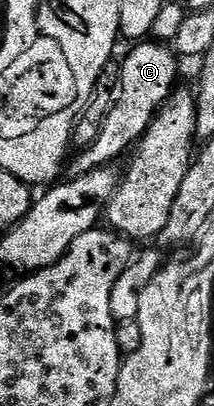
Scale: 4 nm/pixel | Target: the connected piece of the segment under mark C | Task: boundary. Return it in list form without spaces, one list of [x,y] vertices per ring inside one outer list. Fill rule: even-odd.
[[[143,40],[131,50],[134,51],[126,59],[121,59],[116,97],[102,121],[100,136],[96,136],[91,146],[79,149],[75,158],[73,155],[68,166],[71,175],[87,174],[100,166],[115,163],[122,153],[125,155],[143,138],[154,115],[161,110],[175,89],[180,58],[169,45],[157,40]]]

